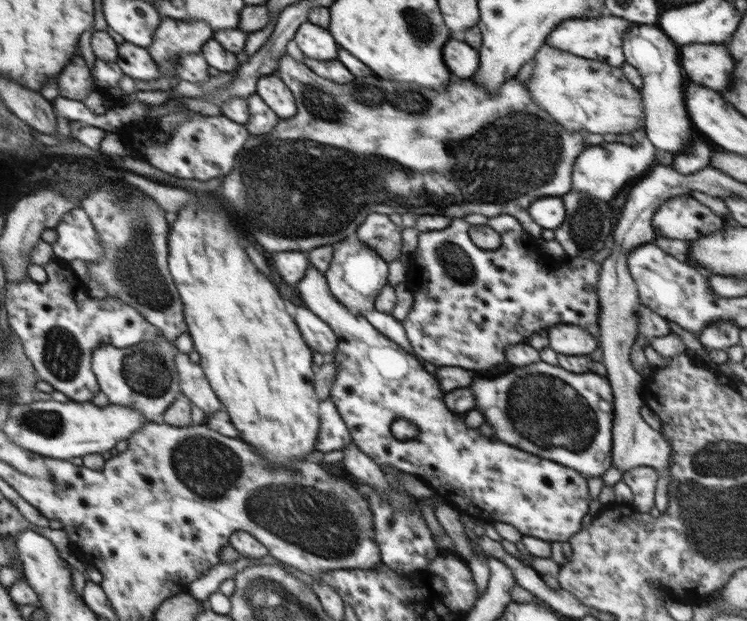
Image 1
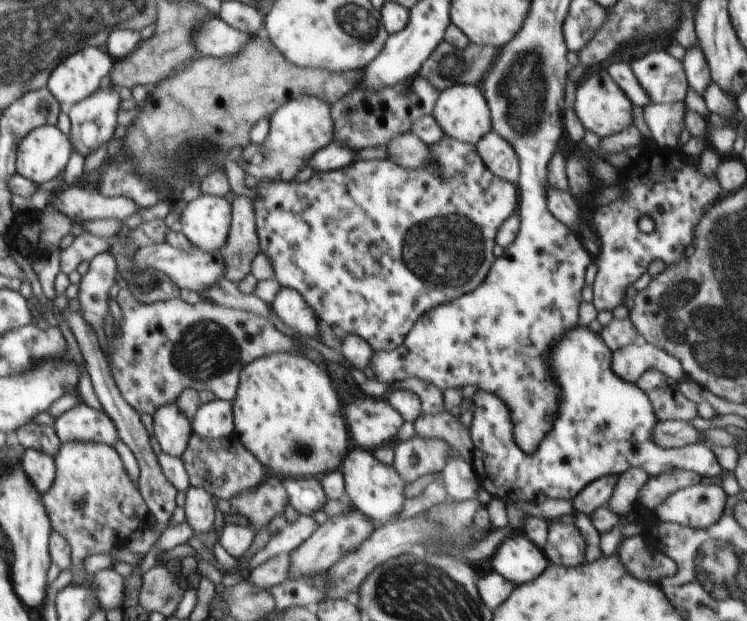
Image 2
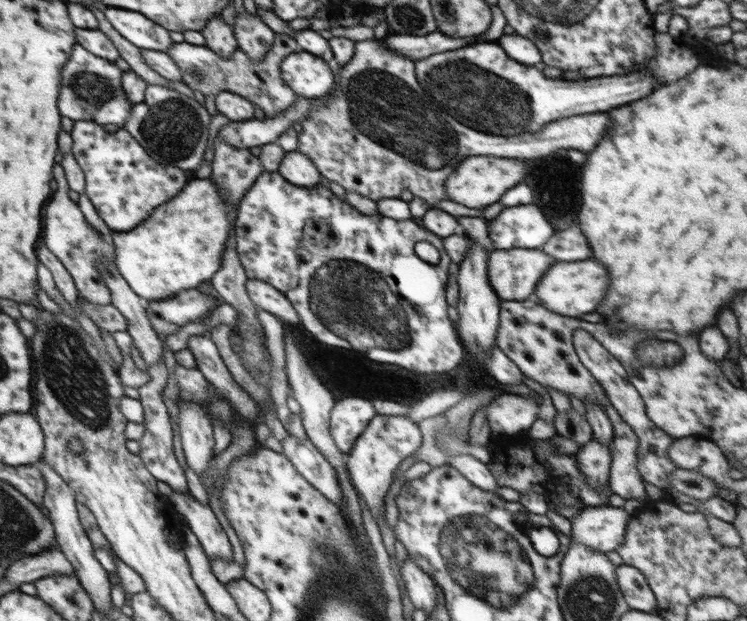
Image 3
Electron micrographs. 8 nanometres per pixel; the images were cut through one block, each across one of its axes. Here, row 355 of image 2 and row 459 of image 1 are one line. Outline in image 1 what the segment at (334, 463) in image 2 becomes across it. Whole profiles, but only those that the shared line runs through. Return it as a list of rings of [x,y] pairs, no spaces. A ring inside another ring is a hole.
[[[200,194],[200,196],[196,196],[196,200],[198,202],[188,202],[184,206],[184,210],[178,212],[176,220],[170,224],[170,236],[168,236],[169,270],[183,302],[183,314],[188,326],[188,333],[193,340],[193,349],[200,354],[199,364],[205,372],[210,386],[214,389],[214,393],[222,401],[225,412],[228,412],[232,424],[240,432],[240,440],[252,446],[272,467],[278,465],[279,468],[289,468],[290,465],[296,465],[296,462],[304,461],[305,457],[315,450],[315,443],[319,438],[319,405],[321,401],[314,390],[313,384],[315,372],[312,361],[313,350],[307,345],[307,342],[304,342],[294,318],[288,316],[288,312],[284,308],[284,300],[280,298],[274,284],[264,274],[258,272],[258,268],[254,266],[254,262],[246,254],[246,248],[242,244],[244,236],[238,230],[238,226],[228,220],[228,214],[222,210],[222,206],[216,202],[216,198],[212,198],[208,194]]]

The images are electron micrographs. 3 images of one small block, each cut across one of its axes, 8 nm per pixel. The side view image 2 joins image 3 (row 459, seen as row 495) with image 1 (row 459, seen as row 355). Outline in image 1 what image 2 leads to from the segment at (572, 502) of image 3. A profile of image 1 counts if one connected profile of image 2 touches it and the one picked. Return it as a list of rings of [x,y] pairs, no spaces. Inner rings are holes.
[[[540,361],[514,368],[510,376],[500,376],[492,380],[484,380],[482,375],[476,376],[468,387],[476,397],[474,410],[480,412],[485,417],[485,422],[492,425],[494,437],[508,446],[516,446],[520,450],[576,470],[589,480],[602,477],[605,471],[611,468],[615,405],[613,388],[610,386],[605,376],[591,370],[587,373],[572,374],[560,366],[550,366]]]

